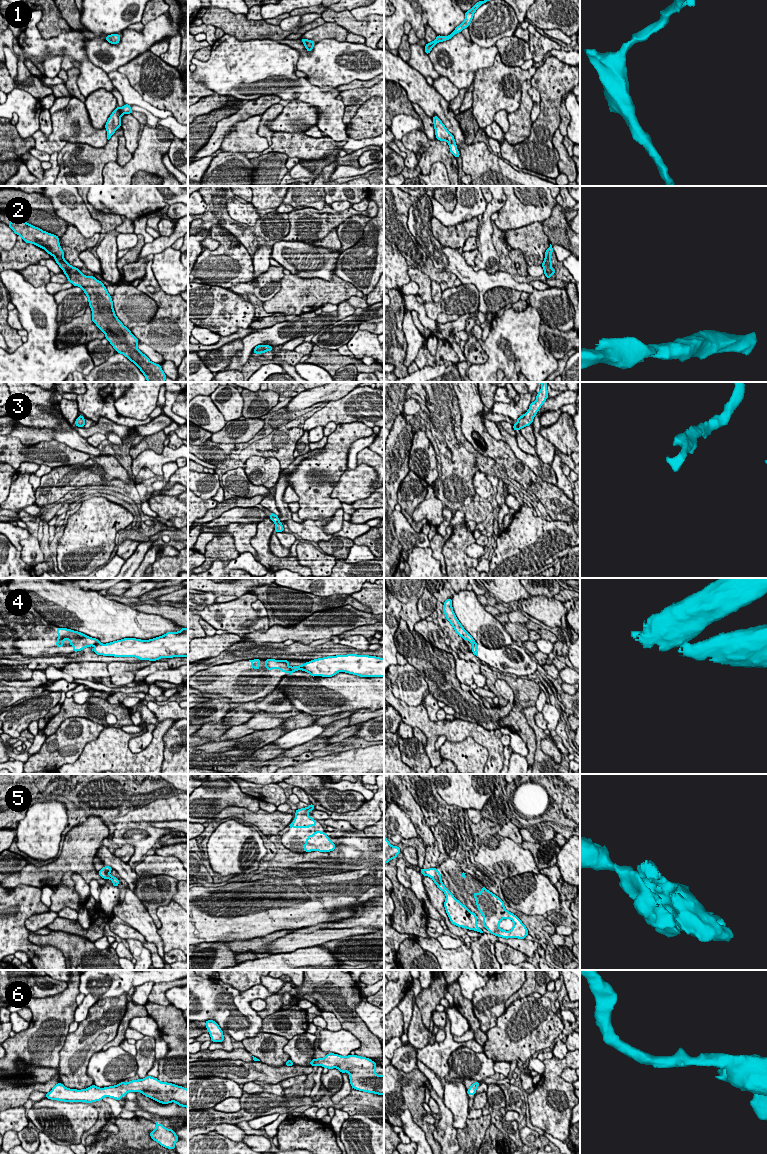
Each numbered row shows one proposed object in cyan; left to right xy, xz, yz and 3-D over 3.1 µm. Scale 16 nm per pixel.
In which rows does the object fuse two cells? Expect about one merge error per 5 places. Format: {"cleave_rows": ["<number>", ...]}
{"cleave_rows": ["4"]}

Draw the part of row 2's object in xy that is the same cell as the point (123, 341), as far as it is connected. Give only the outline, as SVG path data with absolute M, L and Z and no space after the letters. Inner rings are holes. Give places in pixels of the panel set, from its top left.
M11 221L8 226L20 235L26 243L43 248L51 256L74 286L83 289L92 310L92 321L105 333L105 338L116 352L132 361L144 374L148 382L165 382L166 375L159 364L153 363L138 348L139 340L117 318L112 298L104 284L94 276L85 276L64 259L64 252L59 244L59 237L45 232L25 221Z

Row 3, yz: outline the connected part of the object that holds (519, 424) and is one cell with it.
M547 382L539 383L542 384L542 387L536 396L536 401L531 402L528 411L517 419L517 423L513 425L513 429L515 431L520 430L521 428L526 427L528 425L531 425L538 410L548 398Z

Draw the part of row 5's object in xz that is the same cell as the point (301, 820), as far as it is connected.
M312 803L302 809L297 809L295 814L295 819L294 821L289 825L290 828L308 828L315 826L317 824L317 821L311 818L307 813L310 812L311 810L315 809L315 805Z

